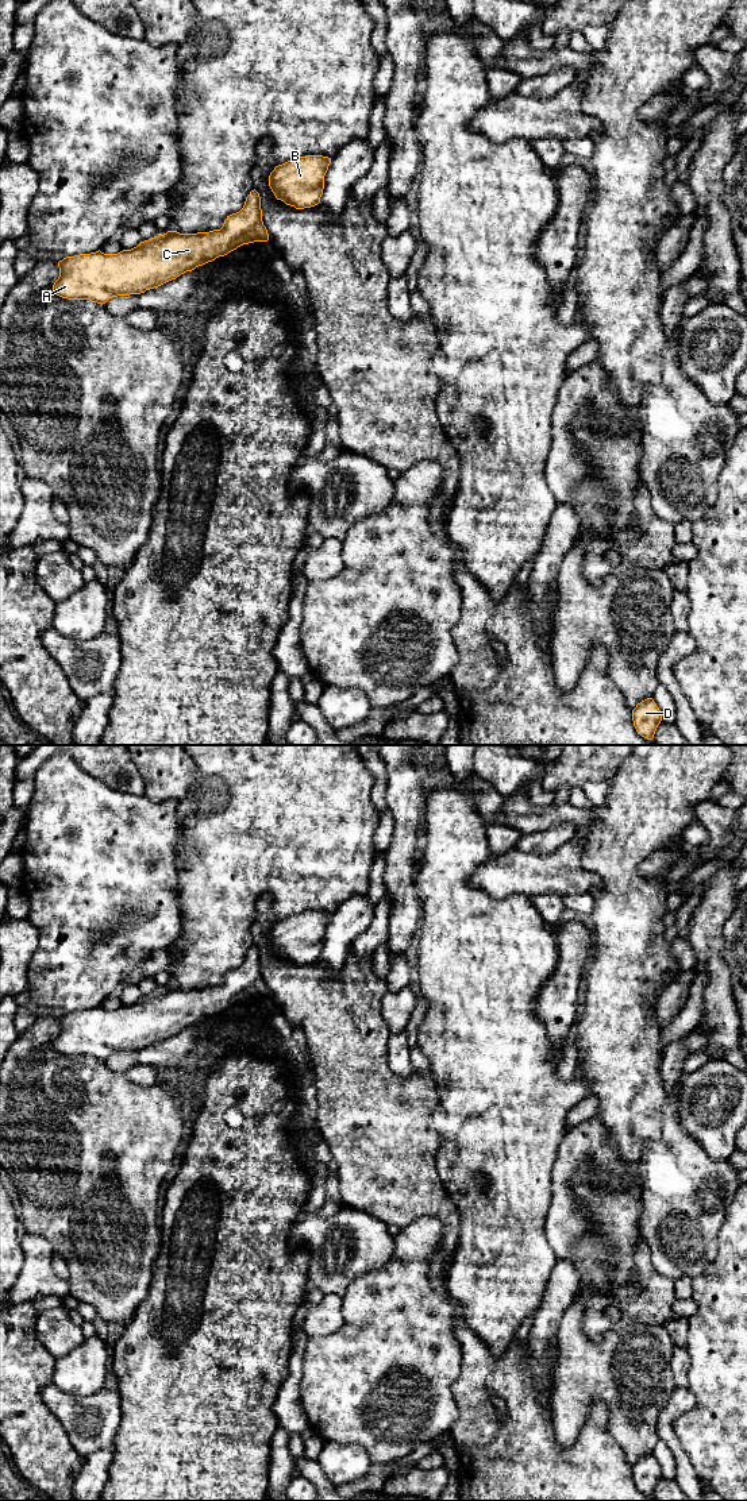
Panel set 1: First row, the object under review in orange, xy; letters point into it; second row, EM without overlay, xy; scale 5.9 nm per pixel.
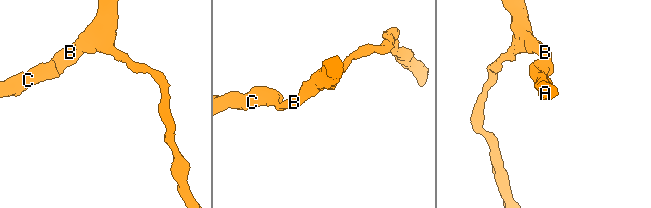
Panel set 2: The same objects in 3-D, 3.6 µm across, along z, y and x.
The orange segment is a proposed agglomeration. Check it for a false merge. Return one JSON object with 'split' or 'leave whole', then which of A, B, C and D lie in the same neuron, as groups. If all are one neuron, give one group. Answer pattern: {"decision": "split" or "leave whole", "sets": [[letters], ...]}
{"decision": "leave whole", "sets": [["A", "B", "C", "D"]]}

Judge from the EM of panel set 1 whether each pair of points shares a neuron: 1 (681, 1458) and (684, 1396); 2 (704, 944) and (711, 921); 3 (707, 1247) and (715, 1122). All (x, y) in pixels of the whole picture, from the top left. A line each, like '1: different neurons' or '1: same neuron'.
1: same neuron
2: same neuron
3: different neurons

